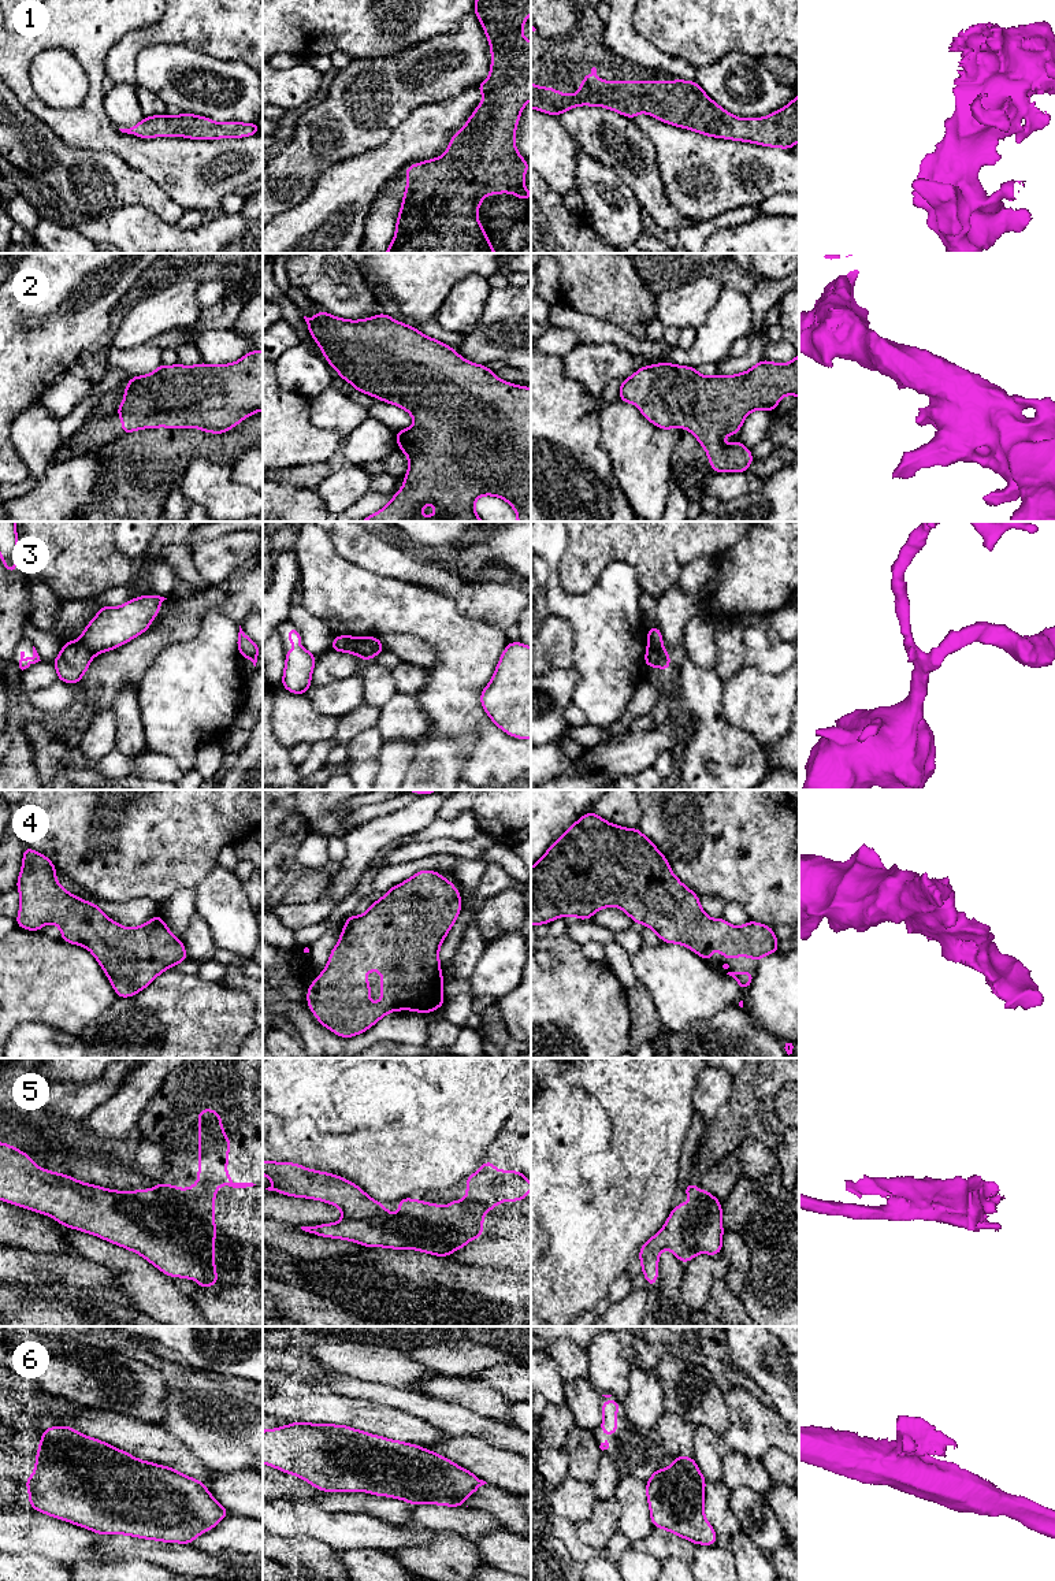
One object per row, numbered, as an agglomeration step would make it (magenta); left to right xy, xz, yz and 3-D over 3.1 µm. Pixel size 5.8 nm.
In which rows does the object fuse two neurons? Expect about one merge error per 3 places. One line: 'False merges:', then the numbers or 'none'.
False merges: 3

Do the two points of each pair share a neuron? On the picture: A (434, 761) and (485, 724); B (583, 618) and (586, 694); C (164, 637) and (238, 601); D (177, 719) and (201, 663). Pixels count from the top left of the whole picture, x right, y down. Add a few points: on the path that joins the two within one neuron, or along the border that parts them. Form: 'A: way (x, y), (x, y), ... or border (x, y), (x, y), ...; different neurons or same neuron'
A: border (442, 735), (475, 731), (479, 738); different neurons
B: way (590, 637), (590, 675); same neuron
C: way (182, 620), (201, 601), (220, 601); same neuron
D: way (184, 705), (200, 676); same neuron

